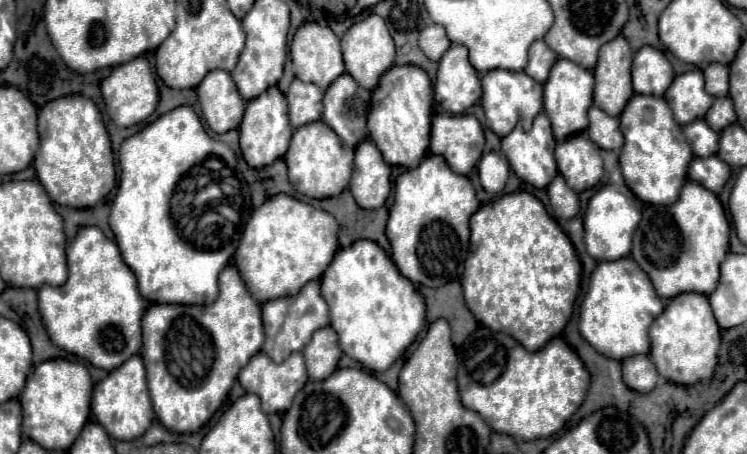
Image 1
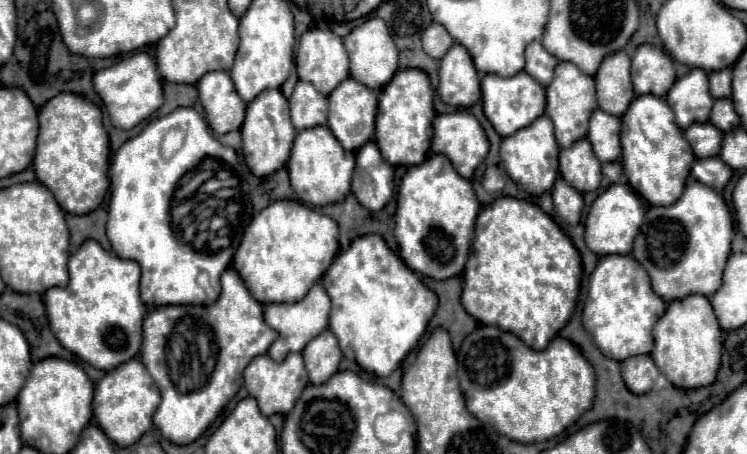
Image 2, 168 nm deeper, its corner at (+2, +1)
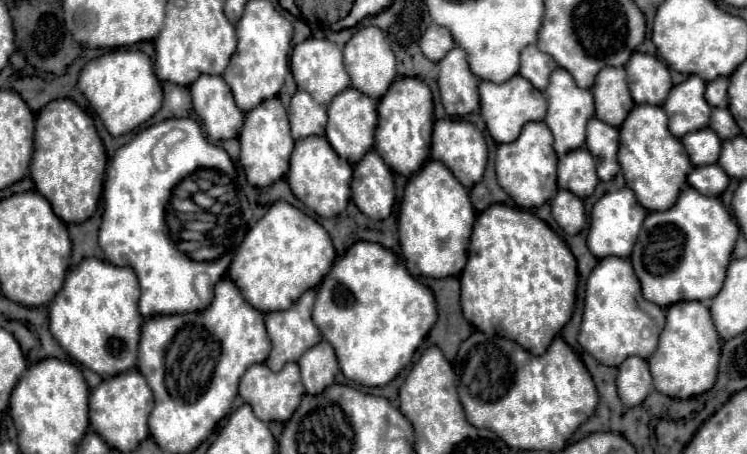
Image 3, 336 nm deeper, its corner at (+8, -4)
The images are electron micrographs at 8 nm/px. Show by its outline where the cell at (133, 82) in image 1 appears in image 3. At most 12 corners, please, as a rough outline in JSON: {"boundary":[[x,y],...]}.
{"boundary":[[113,49],[77,87],[113,137],[163,103],[143,51]]}

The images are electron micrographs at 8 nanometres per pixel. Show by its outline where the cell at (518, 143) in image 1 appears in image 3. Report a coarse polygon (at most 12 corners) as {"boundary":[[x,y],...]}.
{"boundary":[[543,121],[497,147],[499,185],[523,209],[557,195]]}

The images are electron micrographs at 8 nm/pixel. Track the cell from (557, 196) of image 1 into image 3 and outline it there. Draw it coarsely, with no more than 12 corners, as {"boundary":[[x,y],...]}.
{"boundary":[[559,191],[551,213],[567,235],[577,235],[587,221],[583,201]]}

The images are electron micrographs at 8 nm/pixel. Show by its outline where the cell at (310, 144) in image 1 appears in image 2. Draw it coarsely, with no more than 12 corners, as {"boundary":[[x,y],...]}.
{"boundary":[[329,126],[301,130],[287,162],[309,206],[349,194],[355,156]]}

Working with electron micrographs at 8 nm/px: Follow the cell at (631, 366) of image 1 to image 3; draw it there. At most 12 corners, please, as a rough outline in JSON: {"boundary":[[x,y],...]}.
{"boundary":[[629,357],[619,367],[617,393],[637,407],[653,385],[647,361]]}

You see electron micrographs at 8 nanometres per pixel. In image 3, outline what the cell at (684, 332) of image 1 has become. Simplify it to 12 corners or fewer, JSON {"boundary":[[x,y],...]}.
{"boundary":[[697,301],[667,309],[647,361],[675,399],[709,391],[721,339]]}

